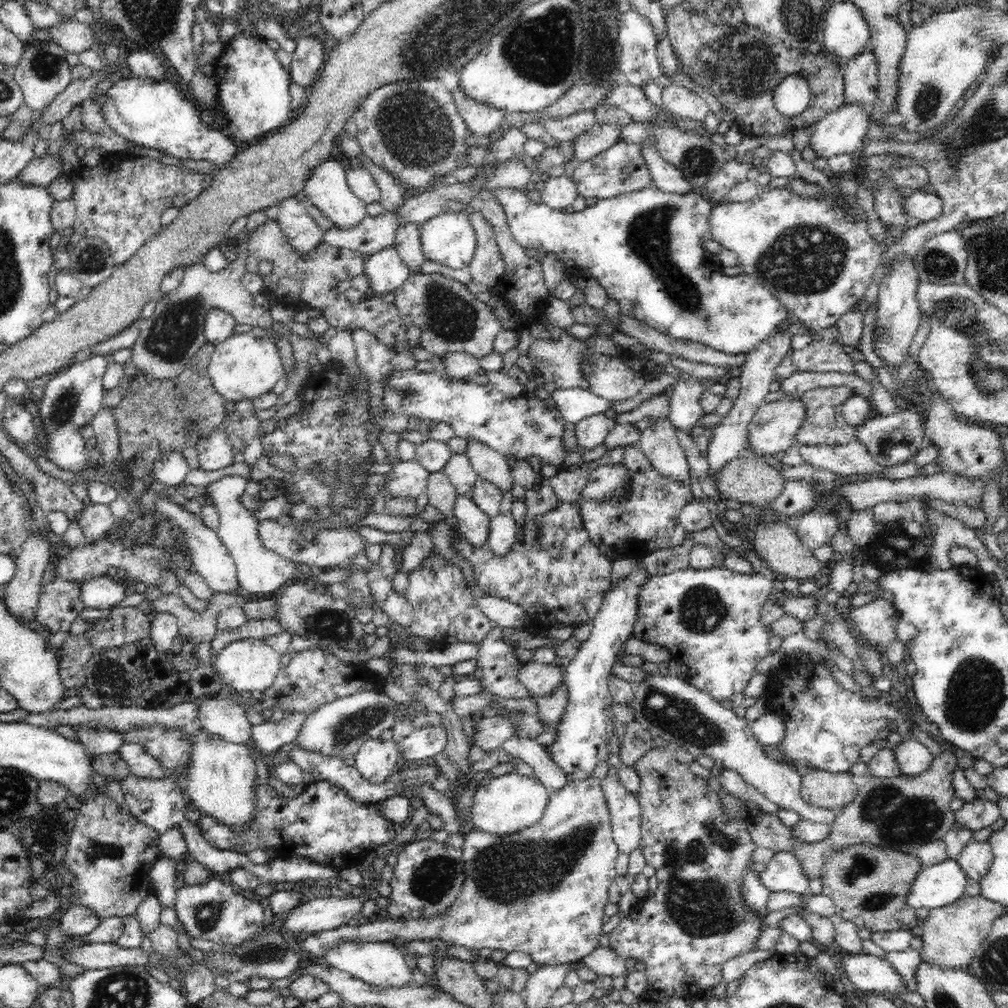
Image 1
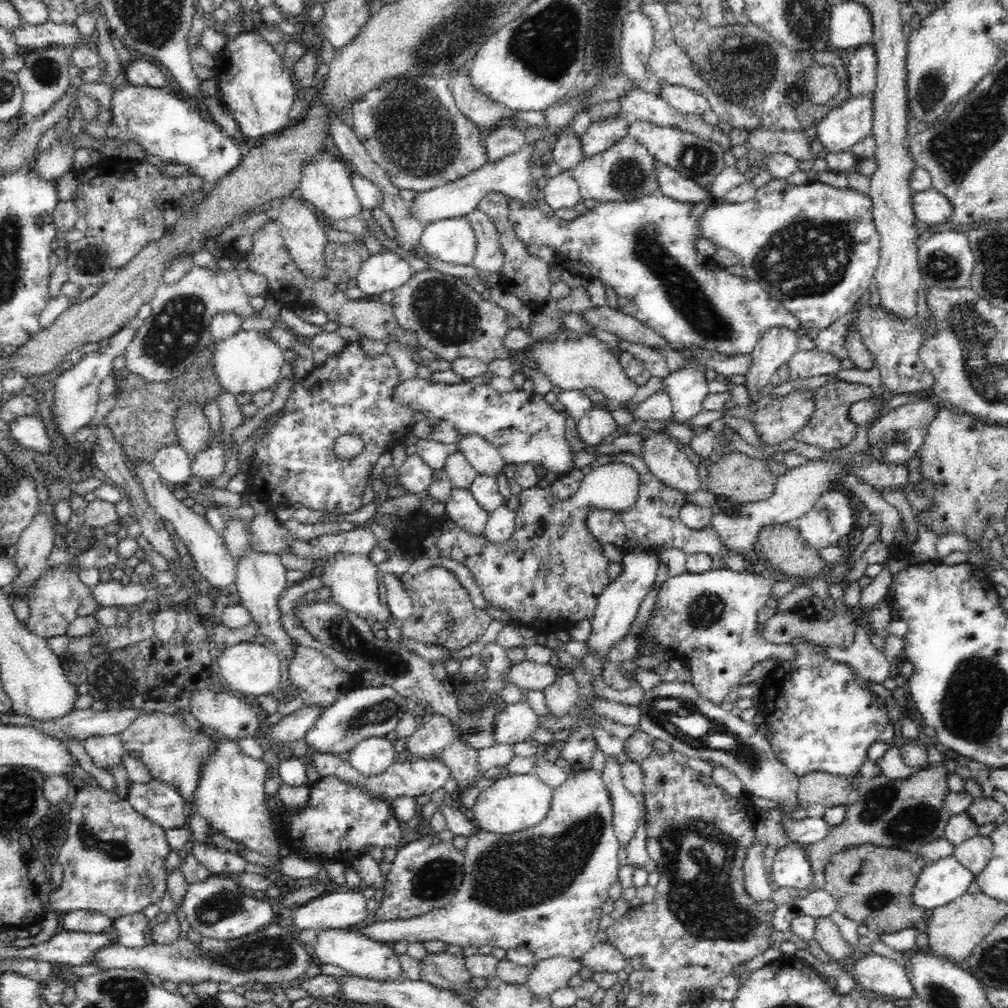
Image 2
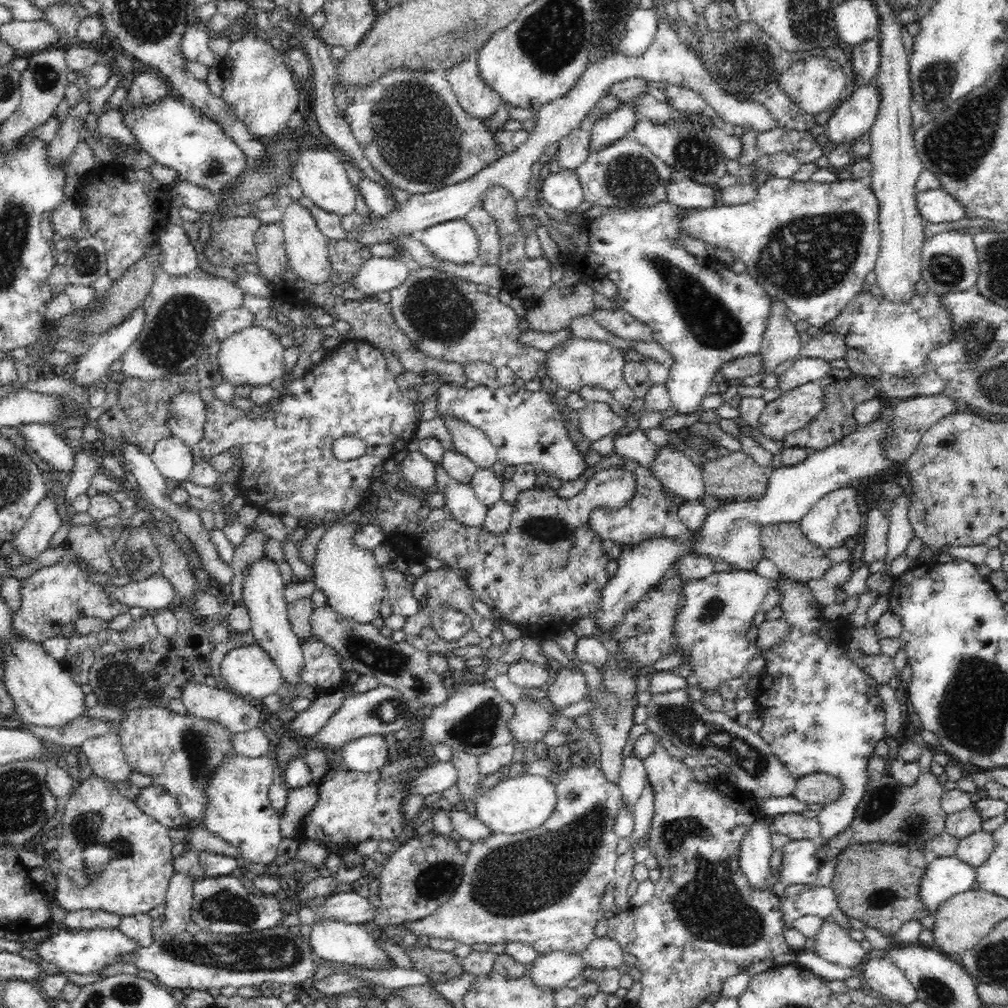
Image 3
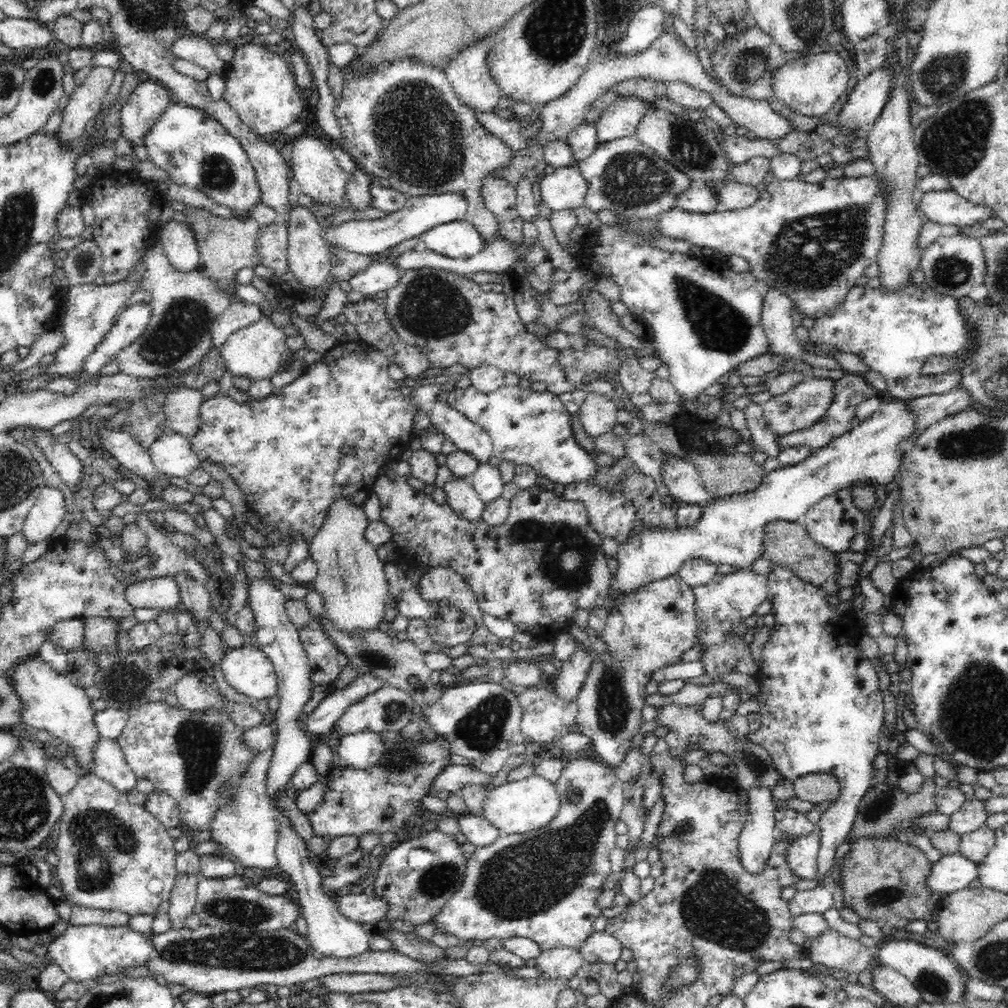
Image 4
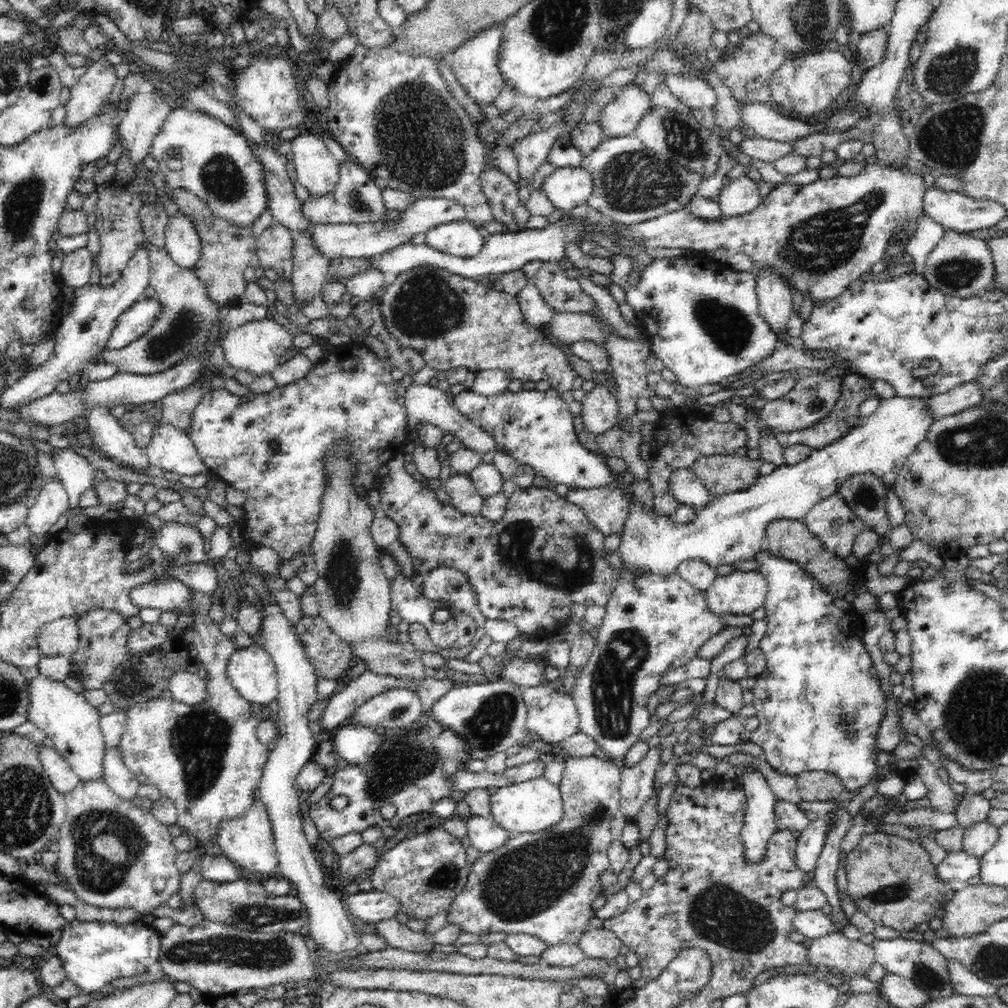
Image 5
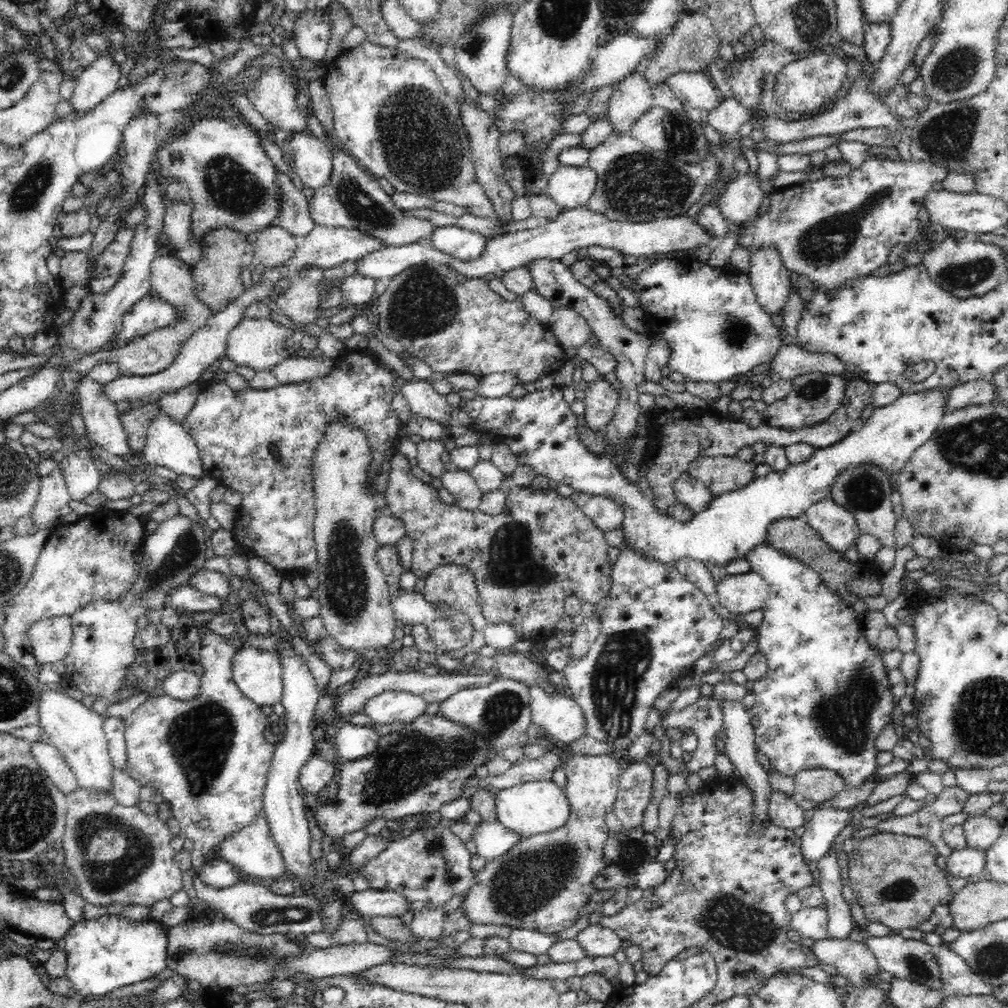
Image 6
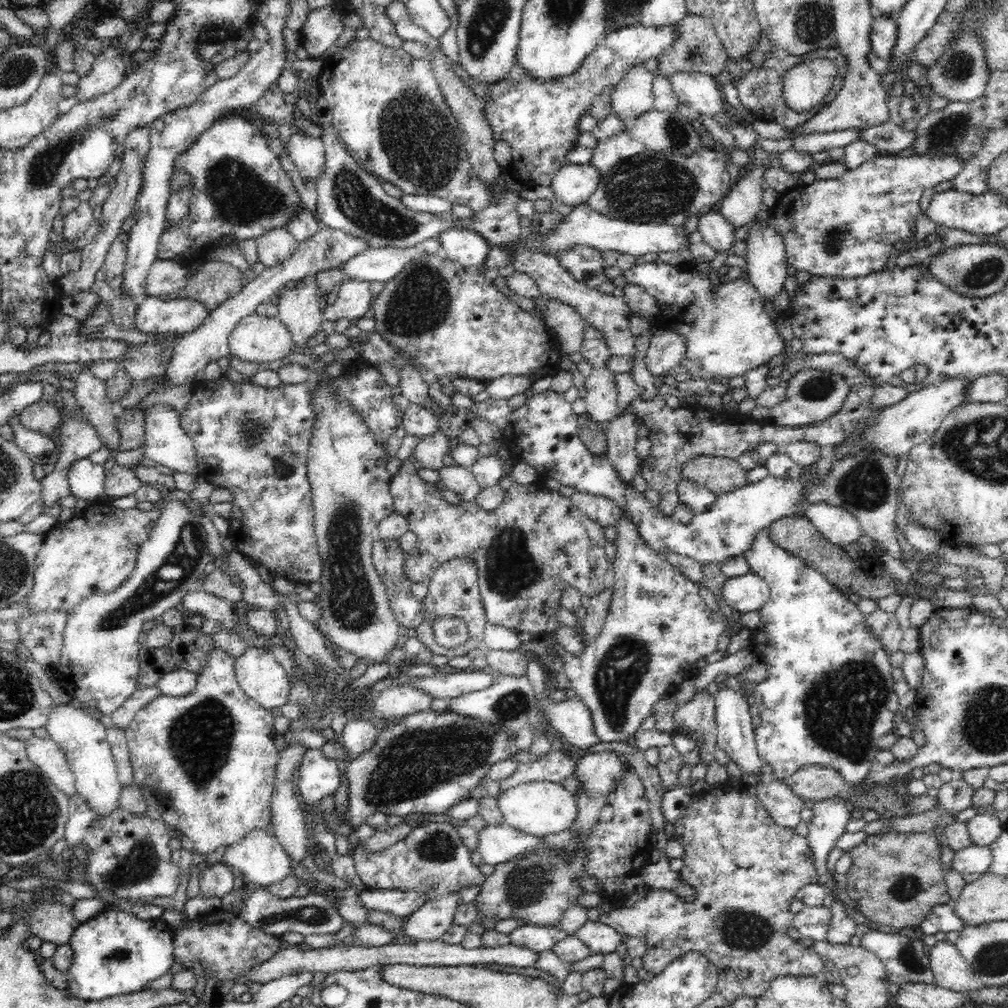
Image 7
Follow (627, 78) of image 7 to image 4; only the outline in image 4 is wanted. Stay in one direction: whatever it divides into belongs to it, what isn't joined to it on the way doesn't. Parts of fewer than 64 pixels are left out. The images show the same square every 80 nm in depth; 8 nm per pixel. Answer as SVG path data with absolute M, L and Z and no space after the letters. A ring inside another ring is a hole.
M618 96L595 122L598 144L634 136L639 122L647 113L646 103L635 96Z

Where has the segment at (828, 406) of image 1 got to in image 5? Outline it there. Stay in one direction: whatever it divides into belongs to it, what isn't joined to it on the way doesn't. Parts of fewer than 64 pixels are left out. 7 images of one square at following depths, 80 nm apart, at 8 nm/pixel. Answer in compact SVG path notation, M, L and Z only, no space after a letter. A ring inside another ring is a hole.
M852 372L843 373L841 397L838 398L834 410L832 410L832 412L830 412L830 414L828 414L828 416L826 416L821 422L818 422L815 426L805 430L798 430L790 433L772 432L775 434L776 441L784 448L800 444L808 446L812 450L822 449L832 444L832 442L836 442L840 440L840 438L846 436L850 430L853 430L862 421L858 415L858 410L860 410L862 402L866 402L868 398L873 396L872 380L866 379L861 375Z

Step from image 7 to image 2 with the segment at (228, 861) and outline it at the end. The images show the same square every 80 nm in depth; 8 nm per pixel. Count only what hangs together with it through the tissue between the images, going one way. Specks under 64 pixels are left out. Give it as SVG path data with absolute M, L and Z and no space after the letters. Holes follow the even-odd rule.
M222 742L216 754L212 754L202 768L196 790L196 812L206 819L210 828L236 845L242 845L246 852L254 851L265 857L279 855L282 843L264 793L264 781L274 775L273 770L261 758L255 759L242 753L238 743Z

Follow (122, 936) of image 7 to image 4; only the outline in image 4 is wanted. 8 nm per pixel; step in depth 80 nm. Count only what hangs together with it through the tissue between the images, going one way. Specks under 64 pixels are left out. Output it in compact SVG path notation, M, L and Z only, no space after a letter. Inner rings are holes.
M68 924L64 934L49 943L48 954L51 962L58 964L68 978L80 985L92 987L104 974L112 975L129 966L148 964L153 954L153 941L152 936L134 931L127 925L106 927L95 924L91 926Z

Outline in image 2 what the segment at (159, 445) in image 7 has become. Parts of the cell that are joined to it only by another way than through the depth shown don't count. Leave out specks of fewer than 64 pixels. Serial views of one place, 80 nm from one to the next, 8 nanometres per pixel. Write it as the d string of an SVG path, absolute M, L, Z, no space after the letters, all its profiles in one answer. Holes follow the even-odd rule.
M179 444L163 447L153 458L152 463L161 480L182 484L191 476L193 456L188 455Z

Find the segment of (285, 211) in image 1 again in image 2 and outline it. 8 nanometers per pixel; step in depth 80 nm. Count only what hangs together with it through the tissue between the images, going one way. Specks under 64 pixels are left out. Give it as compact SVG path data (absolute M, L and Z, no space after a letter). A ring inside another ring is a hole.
M286 197L280 205L280 212L277 221L281 226L281 233L286 243L288 253L292 255L298 270L306 277L323 279L325 277L325 264L323 264L324 245L329 242L318 217L306 207L306 203L294 197Z

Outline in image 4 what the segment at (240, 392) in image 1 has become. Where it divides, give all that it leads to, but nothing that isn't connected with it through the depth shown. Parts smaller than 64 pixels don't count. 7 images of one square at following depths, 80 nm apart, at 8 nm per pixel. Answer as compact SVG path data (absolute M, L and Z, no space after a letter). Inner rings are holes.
M261 318L250 326L234 331L219 348L226 371L233 377L246 377L252 382L271 379L280 372L280 357L288 350L285 341L287 337L284 329L276 327L268 318Z

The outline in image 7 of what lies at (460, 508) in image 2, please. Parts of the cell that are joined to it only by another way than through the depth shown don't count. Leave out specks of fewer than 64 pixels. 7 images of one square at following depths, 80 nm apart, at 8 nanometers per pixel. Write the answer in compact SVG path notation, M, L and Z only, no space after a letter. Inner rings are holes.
M442 466L439 470L439 475L440 480L445 484L445 488L456 492L461 501L468 503L477 501L476 496L478 496L481 488L468 468Z

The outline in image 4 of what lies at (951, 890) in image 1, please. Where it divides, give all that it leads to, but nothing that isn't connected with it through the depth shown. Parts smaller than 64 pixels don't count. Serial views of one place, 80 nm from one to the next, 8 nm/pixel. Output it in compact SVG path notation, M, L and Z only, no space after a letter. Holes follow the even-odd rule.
M957 853L943 856L932 865L929 886L934 892L948 896L958 890L969 888L970 883L977 877L978 864Z

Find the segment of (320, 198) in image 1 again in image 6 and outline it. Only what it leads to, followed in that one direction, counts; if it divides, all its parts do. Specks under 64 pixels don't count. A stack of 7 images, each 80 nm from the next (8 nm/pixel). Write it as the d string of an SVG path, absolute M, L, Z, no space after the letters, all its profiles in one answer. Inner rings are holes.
M294 132L287 144L293 153L294 169L298 178L306 187L318 190L331 176L330 149L311 132Z

